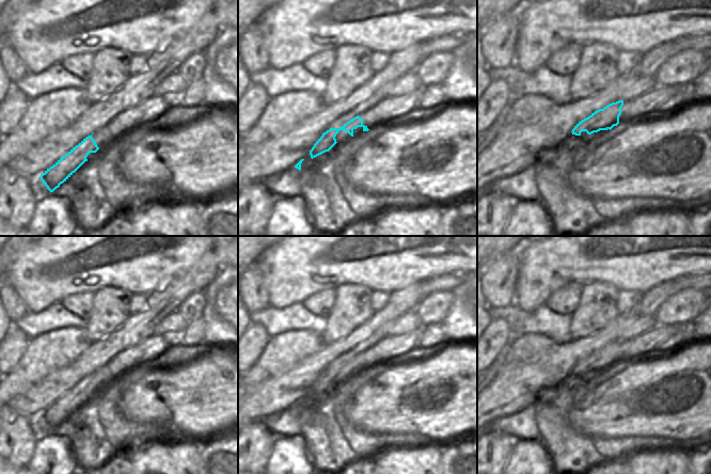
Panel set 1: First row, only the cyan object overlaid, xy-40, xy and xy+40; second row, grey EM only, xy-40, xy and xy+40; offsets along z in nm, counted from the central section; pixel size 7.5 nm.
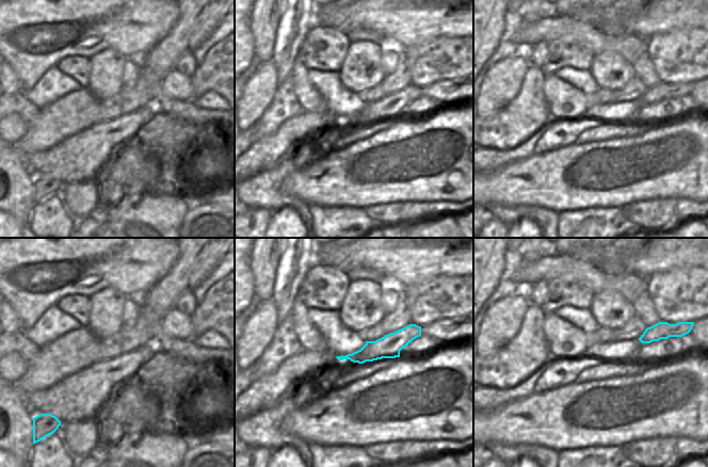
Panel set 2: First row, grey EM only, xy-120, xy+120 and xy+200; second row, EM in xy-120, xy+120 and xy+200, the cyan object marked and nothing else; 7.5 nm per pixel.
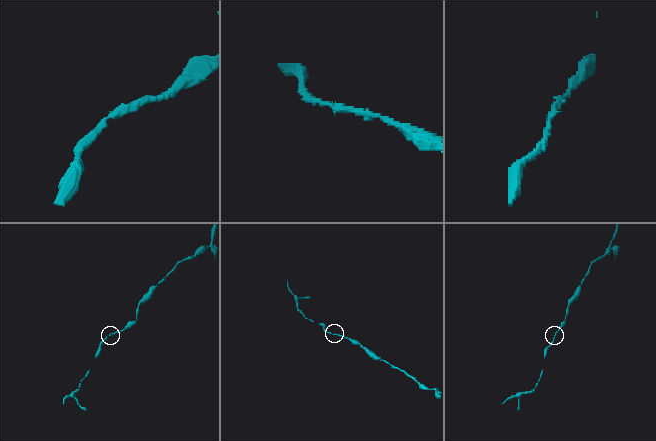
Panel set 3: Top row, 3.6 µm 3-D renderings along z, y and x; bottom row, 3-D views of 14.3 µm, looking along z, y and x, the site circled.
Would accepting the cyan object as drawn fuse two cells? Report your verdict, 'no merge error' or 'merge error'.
no merge error

